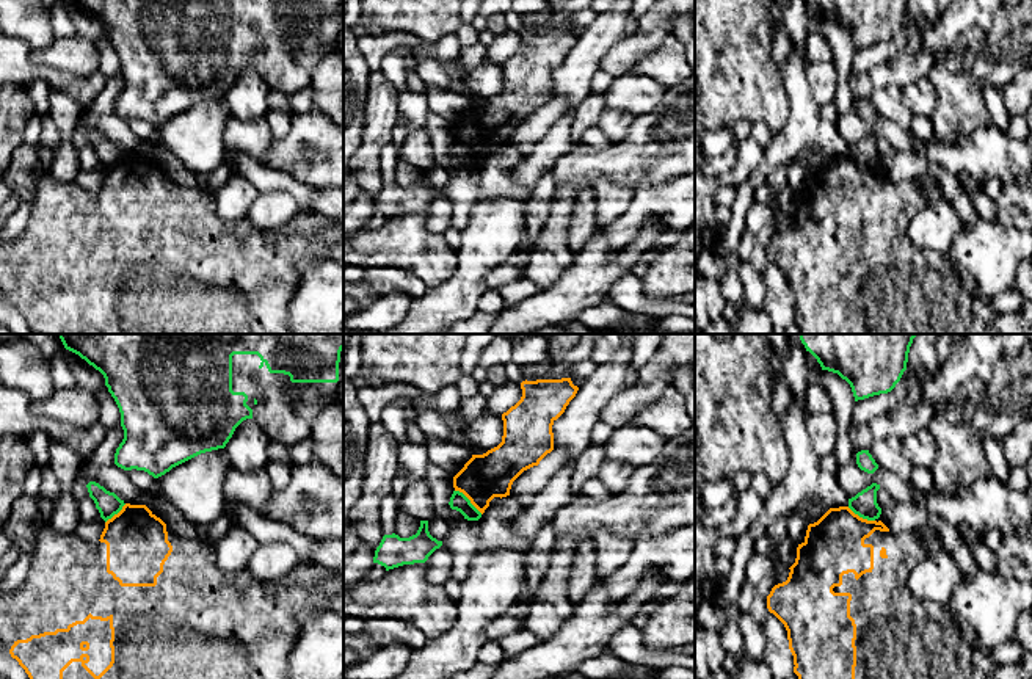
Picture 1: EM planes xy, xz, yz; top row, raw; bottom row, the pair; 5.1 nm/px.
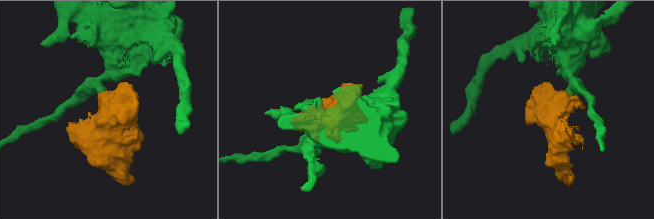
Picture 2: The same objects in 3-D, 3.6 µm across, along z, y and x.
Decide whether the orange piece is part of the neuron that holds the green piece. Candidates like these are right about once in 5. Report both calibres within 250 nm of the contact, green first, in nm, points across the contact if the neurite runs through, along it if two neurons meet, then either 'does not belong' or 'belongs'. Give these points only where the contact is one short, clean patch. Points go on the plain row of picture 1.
90 nm thick on the green side, 240 nm on the other; border along xz (455, 138), (482, 162); does not belong

